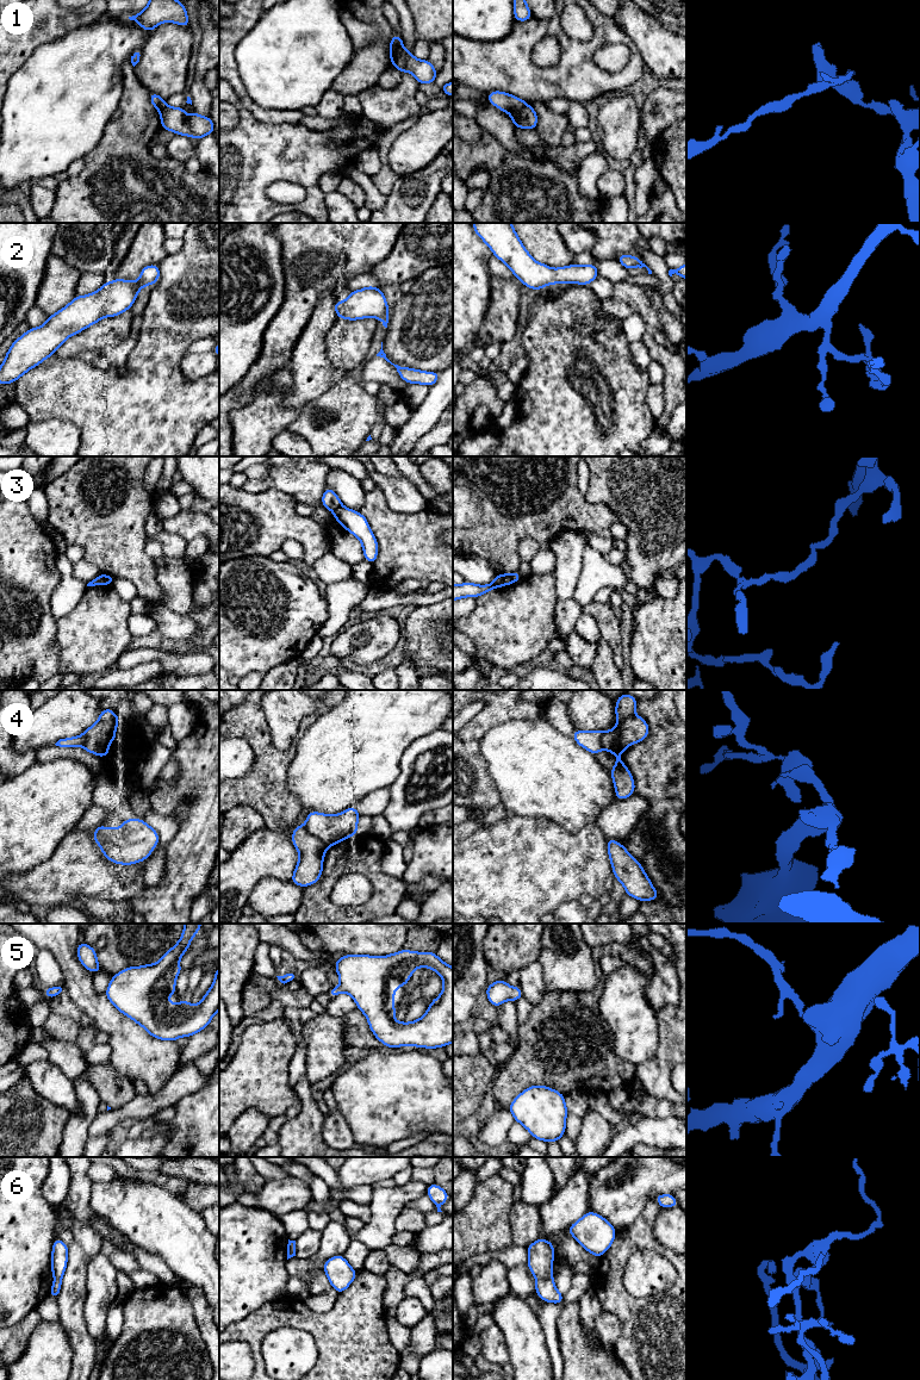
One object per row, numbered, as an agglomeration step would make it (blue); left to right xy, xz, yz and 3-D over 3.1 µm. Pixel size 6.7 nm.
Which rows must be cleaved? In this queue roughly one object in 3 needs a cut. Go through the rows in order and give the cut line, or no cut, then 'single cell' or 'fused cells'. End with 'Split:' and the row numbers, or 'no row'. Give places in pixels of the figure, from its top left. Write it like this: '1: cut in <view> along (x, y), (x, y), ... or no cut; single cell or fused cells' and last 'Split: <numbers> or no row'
1: cut in xz along (403, 47), (392, 64); fused cells
2: no cut; single cell
3: cut in yz along (505, 574), (503, 584); fused cells
4: cut in xz along (305, 826), (311, 834), (319, 838), (328, 846); fused cells
5: no cut; single cell
6: cut in yz along (552, 1276), (536, 1279); fused cells
Split: 1, 3, 4, 6

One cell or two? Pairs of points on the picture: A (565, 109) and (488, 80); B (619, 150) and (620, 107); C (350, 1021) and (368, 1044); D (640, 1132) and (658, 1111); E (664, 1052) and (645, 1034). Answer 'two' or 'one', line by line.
A: two
B: one
C: one
D: two
E: two

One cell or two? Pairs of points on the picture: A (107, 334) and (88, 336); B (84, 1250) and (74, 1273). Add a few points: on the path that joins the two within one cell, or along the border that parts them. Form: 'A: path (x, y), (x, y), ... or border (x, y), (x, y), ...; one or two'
A: path (103, 335), (93, 336); one
B: path (79, 1256), (76, 1267); one

